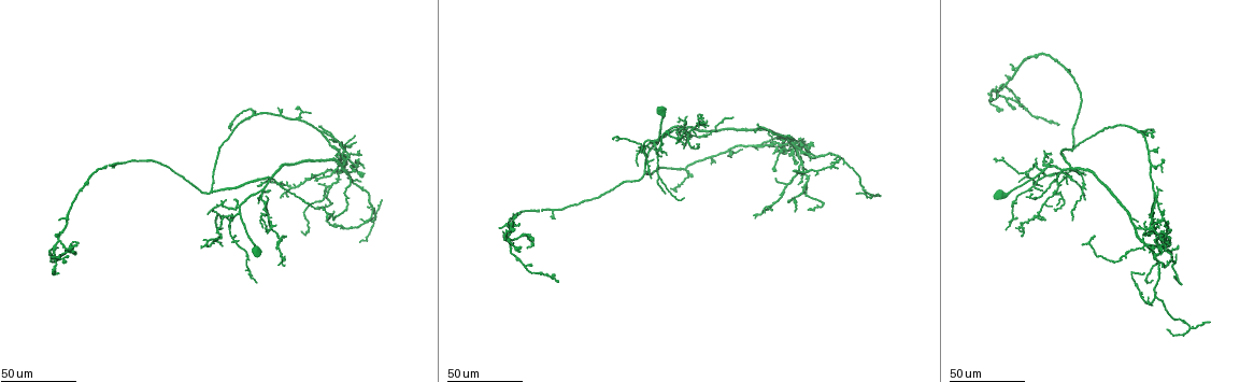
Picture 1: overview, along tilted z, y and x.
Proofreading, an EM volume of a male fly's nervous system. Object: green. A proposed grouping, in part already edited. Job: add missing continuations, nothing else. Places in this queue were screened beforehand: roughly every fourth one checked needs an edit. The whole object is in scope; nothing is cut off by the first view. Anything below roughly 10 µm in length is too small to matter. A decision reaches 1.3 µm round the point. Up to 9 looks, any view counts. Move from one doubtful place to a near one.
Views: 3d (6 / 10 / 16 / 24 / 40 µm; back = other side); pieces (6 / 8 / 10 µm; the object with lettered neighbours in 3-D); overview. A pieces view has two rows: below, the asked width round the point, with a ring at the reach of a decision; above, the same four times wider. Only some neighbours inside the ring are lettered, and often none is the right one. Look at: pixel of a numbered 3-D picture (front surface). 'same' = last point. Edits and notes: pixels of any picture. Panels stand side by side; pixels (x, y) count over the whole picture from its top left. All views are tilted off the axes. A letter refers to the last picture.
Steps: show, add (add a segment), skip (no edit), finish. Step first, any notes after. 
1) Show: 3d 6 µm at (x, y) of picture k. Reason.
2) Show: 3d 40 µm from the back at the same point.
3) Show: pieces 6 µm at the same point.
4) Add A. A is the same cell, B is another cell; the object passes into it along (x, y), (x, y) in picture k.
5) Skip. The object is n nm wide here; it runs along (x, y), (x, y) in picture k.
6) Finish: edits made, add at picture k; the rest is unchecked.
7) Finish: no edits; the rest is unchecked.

Show: 3d 24 µm at (1169, 255) of picture 1. Free end.

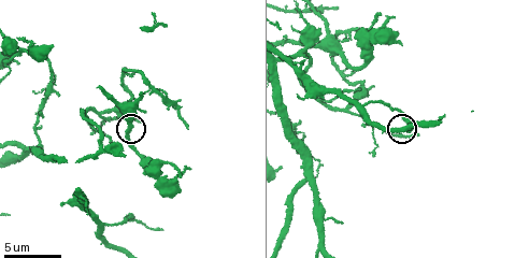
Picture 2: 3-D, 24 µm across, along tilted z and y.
Show: pieces 10 µm at (415, 135) of picture 2.

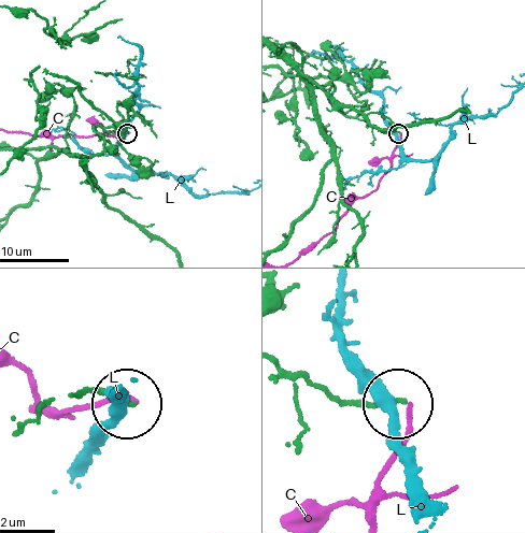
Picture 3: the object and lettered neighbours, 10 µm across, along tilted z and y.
Skip. The object is 160 nm wide here; C and L are other cells; none of them fits.

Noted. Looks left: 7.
Show: 3d 24 µm at (285, 182) of picture 1. Thin end.

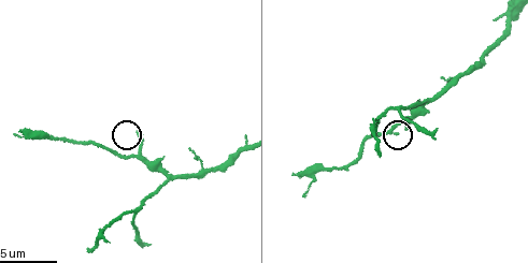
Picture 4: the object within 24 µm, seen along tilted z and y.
Show: pieces 10 µm at (407, 127) of picture 4.

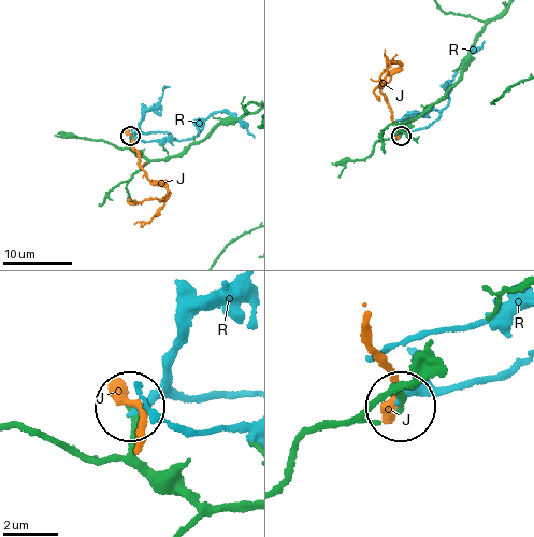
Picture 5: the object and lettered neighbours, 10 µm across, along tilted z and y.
Skip. J and R are other cells; none of them fits.

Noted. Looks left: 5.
Show: 3d 24 µm at (683, 150) of picture 1. An open end.

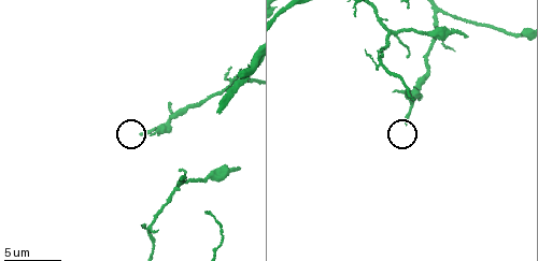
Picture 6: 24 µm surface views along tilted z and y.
Show: pieces 6 µm at (140, 133) of picture 6. What lies round it.

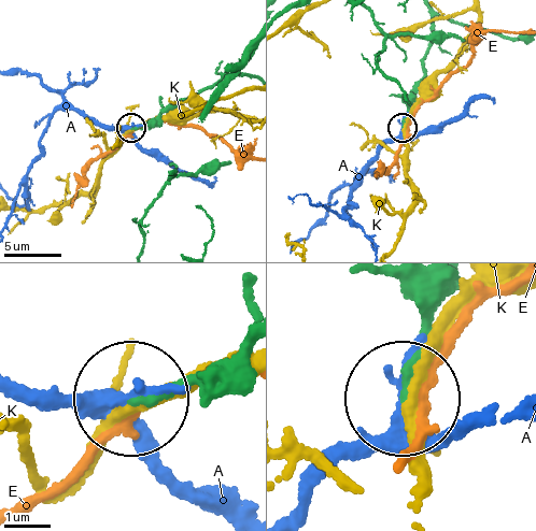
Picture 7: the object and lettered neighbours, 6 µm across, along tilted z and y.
Skip. The object is 180 nm wide here; A, E and K are other cells; it runs along (227, 355), (140, 398) in picture 7; no lettered segment goes on from it.

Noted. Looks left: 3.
Show: 3d 24 µm at (316, 207) of picture 1. Thin end.

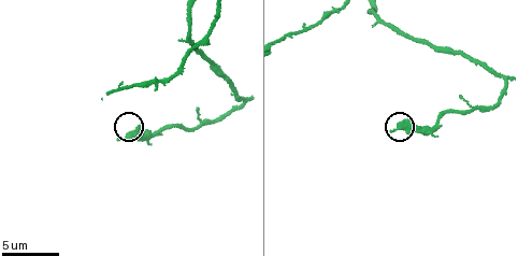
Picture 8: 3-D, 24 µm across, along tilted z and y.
Show: 3d 10 µm at (118, 140) of picture 8.

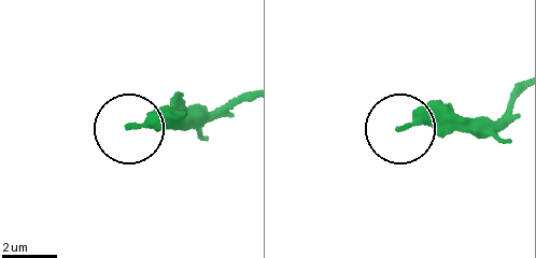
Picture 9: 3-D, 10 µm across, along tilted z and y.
Show: pieces 10 µm at (400, 128) of picture 9.

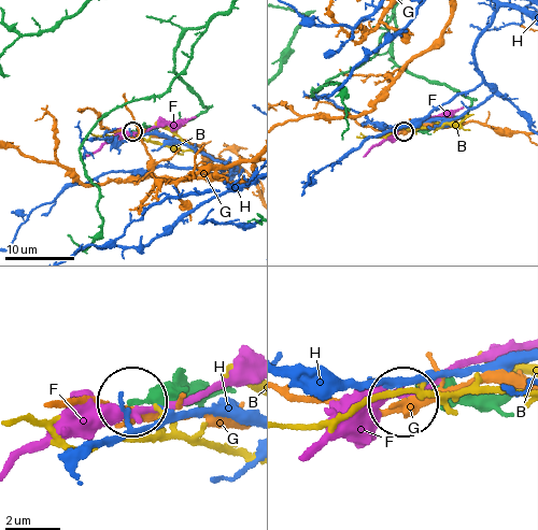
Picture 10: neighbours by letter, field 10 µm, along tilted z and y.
Skip. B, F, G and H are other cells; none of them fits.

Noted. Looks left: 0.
Finish: no edits; the rest is unchecked.

